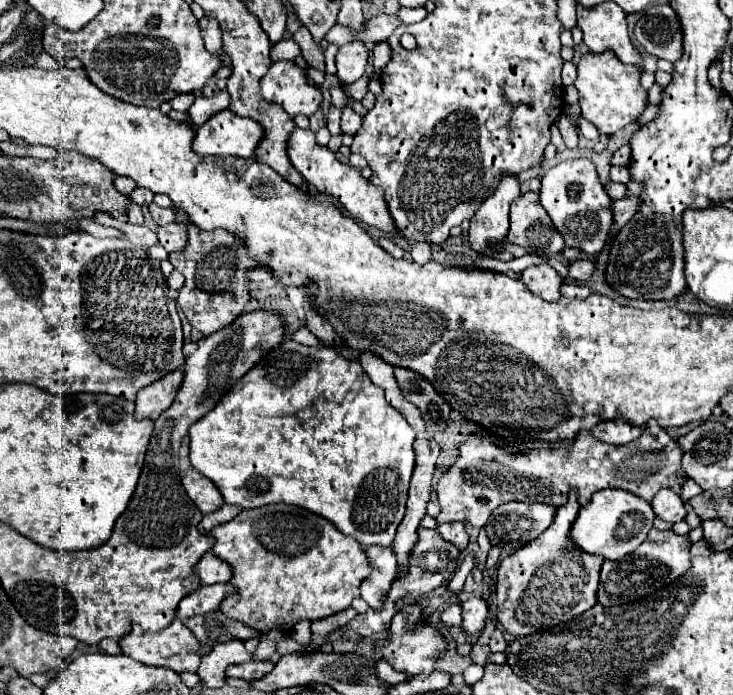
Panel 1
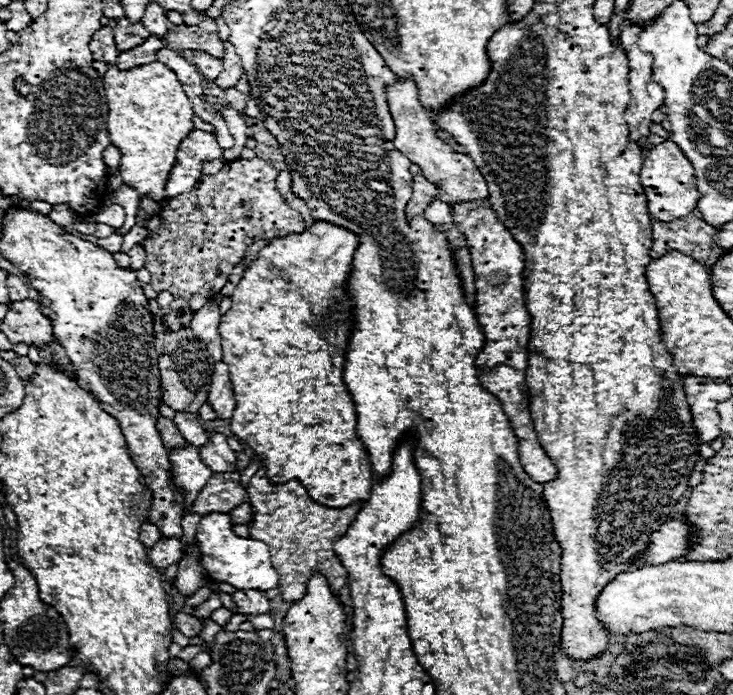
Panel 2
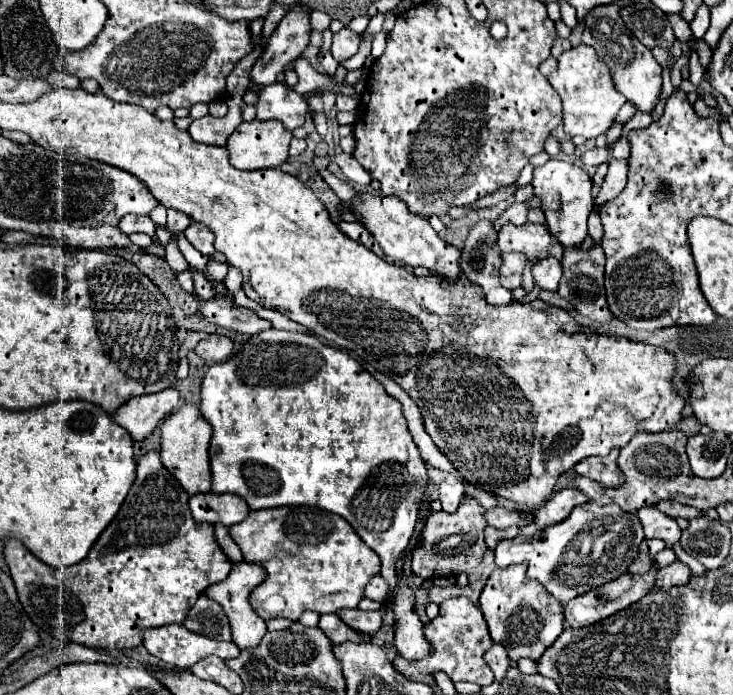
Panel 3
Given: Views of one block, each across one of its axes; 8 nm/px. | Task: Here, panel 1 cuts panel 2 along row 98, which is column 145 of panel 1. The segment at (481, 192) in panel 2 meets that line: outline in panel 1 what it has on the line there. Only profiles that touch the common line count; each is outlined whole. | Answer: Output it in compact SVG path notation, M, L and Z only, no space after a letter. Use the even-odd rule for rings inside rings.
M178 368L166 374L162 380L156 380L154 384L142 388L136 398L134 418L136 420L144 420L144 418L156 420L174 402L182 380L184 380L184 372Z

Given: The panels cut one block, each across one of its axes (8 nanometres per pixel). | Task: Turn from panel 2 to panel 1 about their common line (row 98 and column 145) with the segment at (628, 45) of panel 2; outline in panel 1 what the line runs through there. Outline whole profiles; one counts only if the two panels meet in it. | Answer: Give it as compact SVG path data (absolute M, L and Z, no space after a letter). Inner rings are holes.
M176 618L168 628L160 630L160 632L148 632L142 630L138 624L132 626L132 632L128 636L124 636L120 642L122 654L142 662L142 664L150 664L150 666L162 666L162 668L170 668L174 672L194 672L200 664L202 658L202 646L196 640L196 636Z

